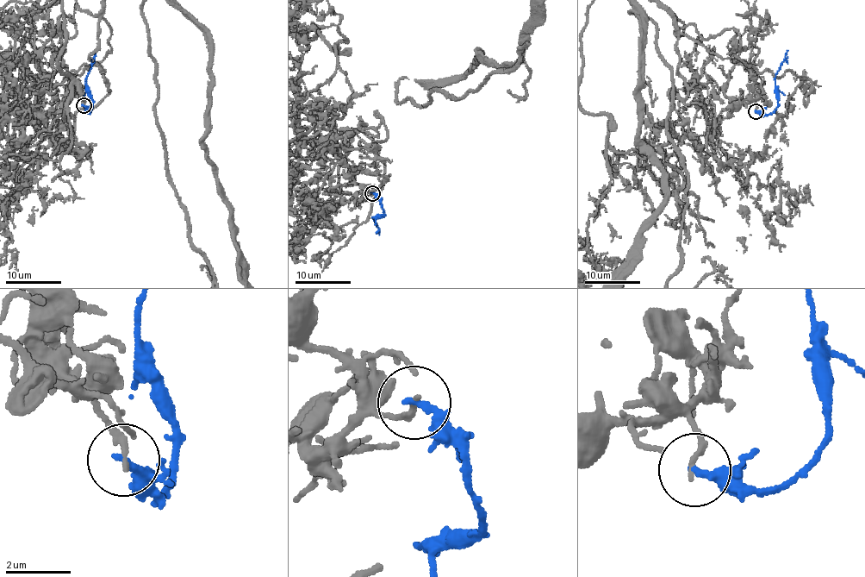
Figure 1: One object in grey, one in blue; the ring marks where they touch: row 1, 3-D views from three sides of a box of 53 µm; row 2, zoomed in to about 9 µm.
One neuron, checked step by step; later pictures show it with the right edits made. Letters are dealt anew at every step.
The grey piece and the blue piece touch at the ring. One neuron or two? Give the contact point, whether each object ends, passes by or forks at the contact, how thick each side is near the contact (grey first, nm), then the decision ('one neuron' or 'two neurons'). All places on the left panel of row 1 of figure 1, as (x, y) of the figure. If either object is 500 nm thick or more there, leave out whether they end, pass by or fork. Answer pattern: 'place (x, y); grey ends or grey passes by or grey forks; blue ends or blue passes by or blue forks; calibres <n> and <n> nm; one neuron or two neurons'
place (84, 105); grey ends; blue ends; calibres 220 and 240 nm; two neurons

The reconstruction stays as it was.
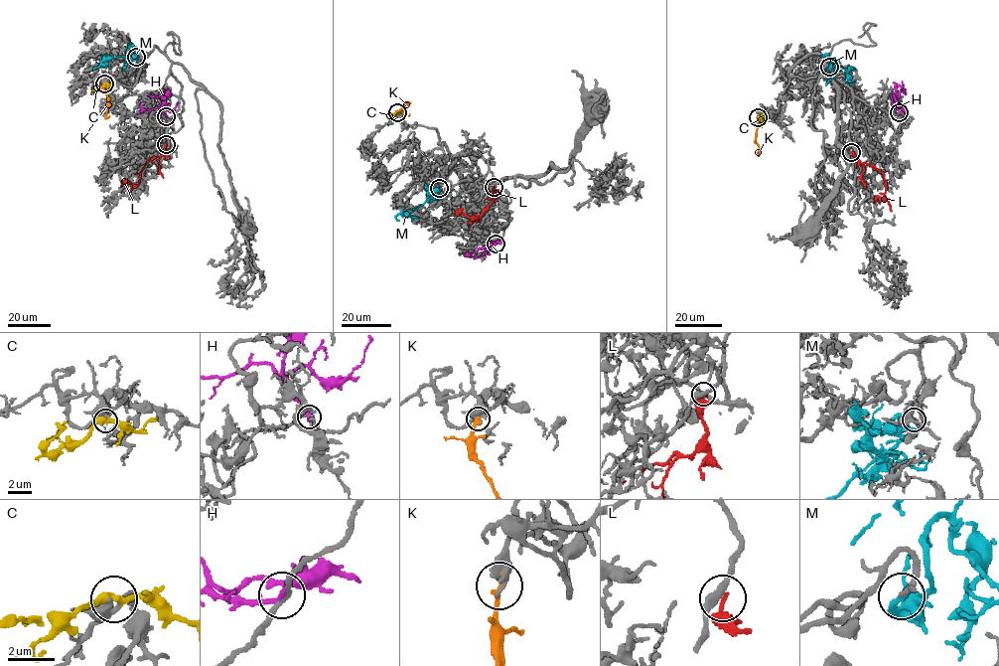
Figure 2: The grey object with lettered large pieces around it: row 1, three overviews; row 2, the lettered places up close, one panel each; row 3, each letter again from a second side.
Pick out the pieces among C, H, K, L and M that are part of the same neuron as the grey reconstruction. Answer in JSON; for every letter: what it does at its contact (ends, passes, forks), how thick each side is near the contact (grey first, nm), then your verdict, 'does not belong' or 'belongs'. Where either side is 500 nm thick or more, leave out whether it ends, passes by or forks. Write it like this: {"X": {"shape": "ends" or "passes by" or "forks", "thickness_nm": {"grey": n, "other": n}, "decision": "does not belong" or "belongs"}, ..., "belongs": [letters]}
{"C": {"shape": "forks", "thickness_nm": {"grey": 220, "other": 260}, "decision": "belongs"}, "H": {"shape": "ends", "thickness_nm": {"grey": 200, "other": 260}, "decision": "does not belong"}, "K": {"shape": "ends", "thickness_nm": {"grey": 400, "other": 240}, "decision": "does not belong"}, "L": {"shape": "ends", "thickness_nm": {"grey": 340, "other": 220}, "decision": "does not belong"}, "M": {"shape": "ends", "thickness_nm": {"grey": 160, "other": 260}, "decision": "belongs"}, "belongs": ["C", "M"]}

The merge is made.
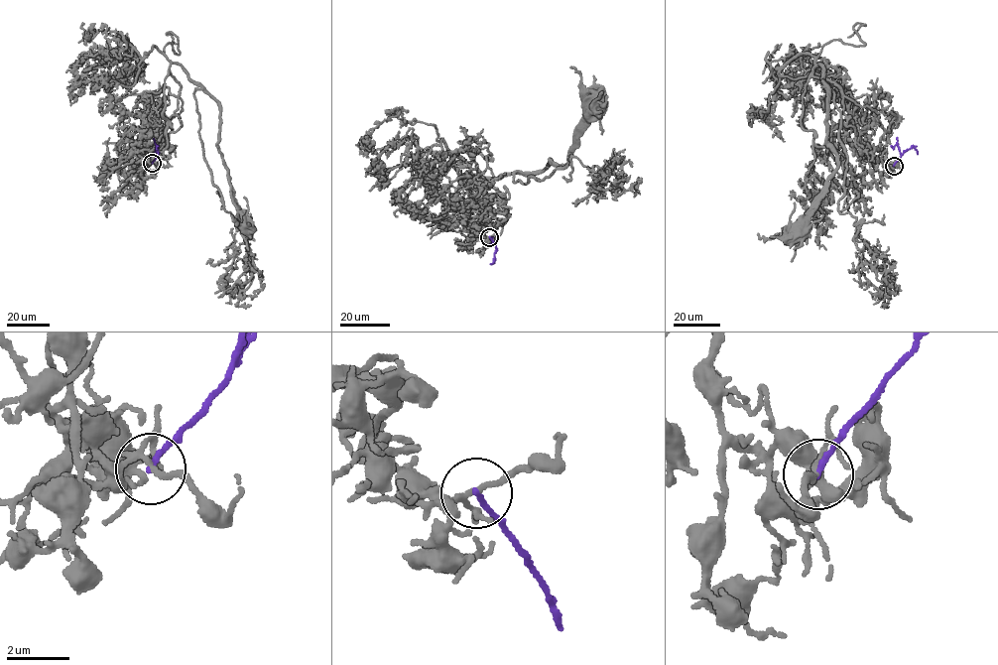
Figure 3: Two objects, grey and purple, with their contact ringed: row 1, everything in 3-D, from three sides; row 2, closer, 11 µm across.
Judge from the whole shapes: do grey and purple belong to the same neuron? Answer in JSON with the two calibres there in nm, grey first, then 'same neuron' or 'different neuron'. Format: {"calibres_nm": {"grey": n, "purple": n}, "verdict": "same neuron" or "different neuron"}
{"calibres_nm": {"grey": 150, "purple": 160}, "verdict": "different neuron"}

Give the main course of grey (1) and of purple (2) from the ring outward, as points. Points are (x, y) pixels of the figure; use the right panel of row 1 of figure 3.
1: (894, 165), (886, 150), (882, 163), (865, 153), (842, 90), (812, 75), (815, 66), (837, 166), (799, 231)
2: (894, 165), (914, 147), (917, 154)

